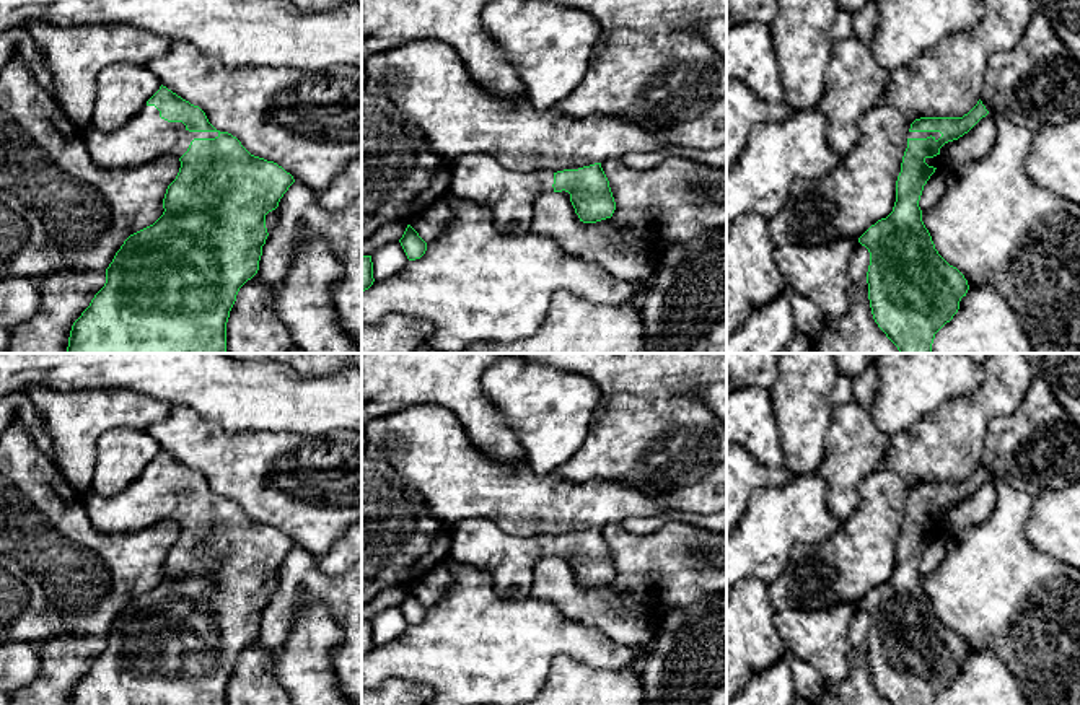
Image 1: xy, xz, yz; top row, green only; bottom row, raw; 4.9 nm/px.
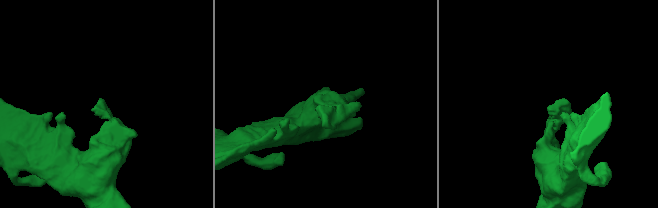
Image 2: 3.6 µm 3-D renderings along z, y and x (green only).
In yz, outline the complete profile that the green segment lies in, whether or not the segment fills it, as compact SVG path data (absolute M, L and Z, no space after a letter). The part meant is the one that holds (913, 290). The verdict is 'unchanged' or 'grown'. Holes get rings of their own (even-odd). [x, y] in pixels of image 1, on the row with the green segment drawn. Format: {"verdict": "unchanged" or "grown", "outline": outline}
{"verdict": "grown", "outline": "M979 99L963 117L915 119L893 212L858 238L870 252L867 283L873 319L899 353L932 353L935 334L953 319L969 290L964 275L935 249L919 200L938 168L940 148L987 114Z"}

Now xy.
{"verdict": "grown", "outline": "M163 85L147 101L147 106L137 116L116 130L103 132L90 124L81 130L90 156L99 168L137 168L166 153L178 156L181 168L176 179L166 189L163 199L163 215L153 225L130 234L116 252L112 262L106 269L104 287L94 295L90 306L72 326L67 353L228 353L226 322L230 311L236 301L239 288L259 270L262 246L269 236L266 228L266 215L279 207L280 199L295 182L293 176L277 163L251 155L236 137L228 132L217 130L199 106L191 104Z"}

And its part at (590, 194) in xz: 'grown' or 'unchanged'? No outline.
grown

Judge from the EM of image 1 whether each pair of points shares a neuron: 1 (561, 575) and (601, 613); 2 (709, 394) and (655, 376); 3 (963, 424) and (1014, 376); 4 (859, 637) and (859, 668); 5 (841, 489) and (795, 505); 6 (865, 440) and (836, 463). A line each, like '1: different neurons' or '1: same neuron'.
1: same neuron
2: different neurons
3: same neuron
4: same neuron
5: different neurons
6: same neuron

